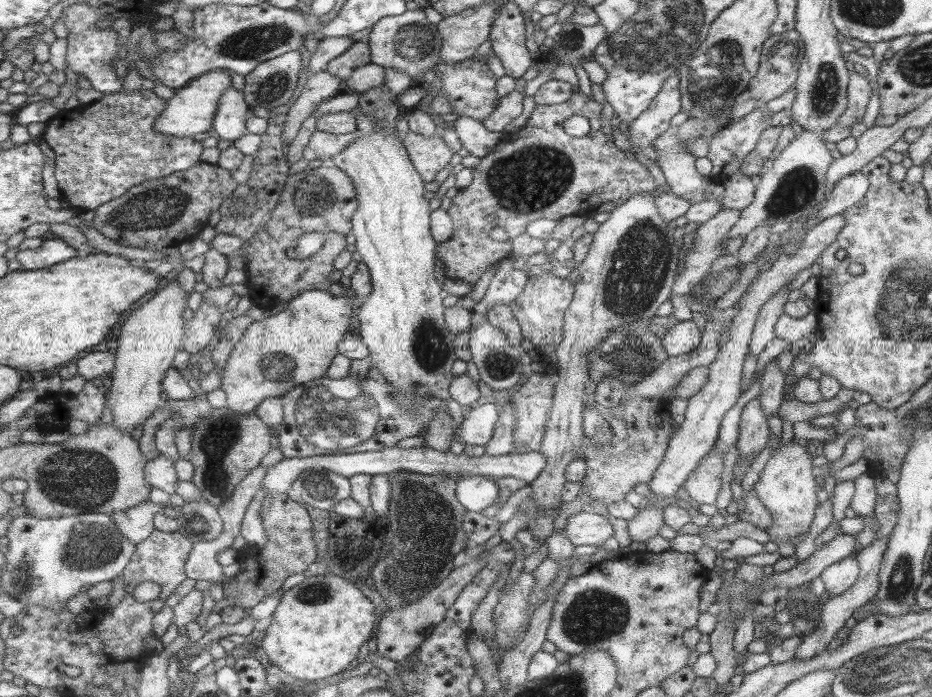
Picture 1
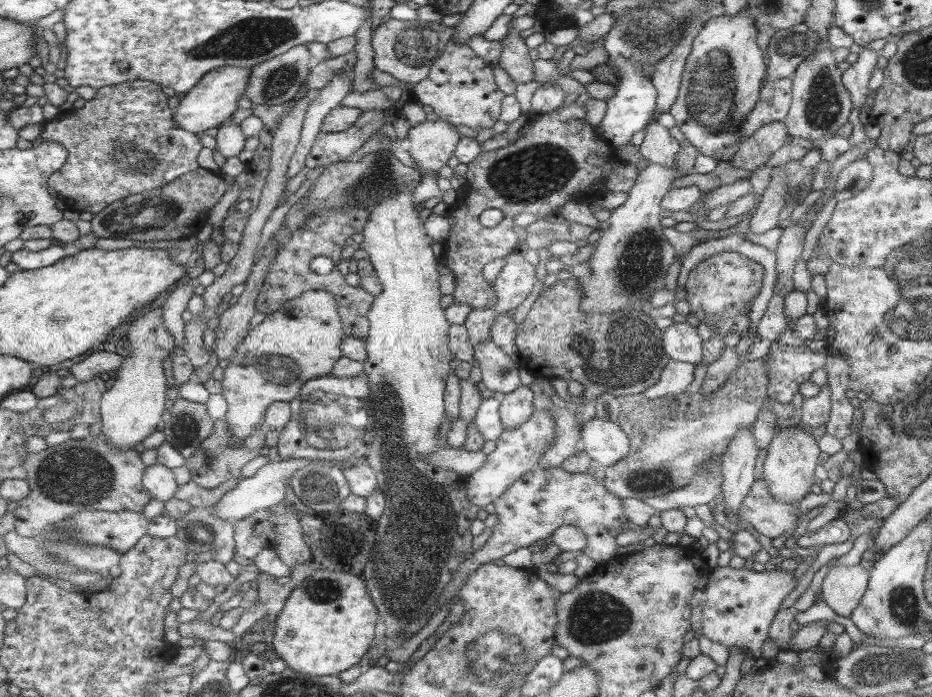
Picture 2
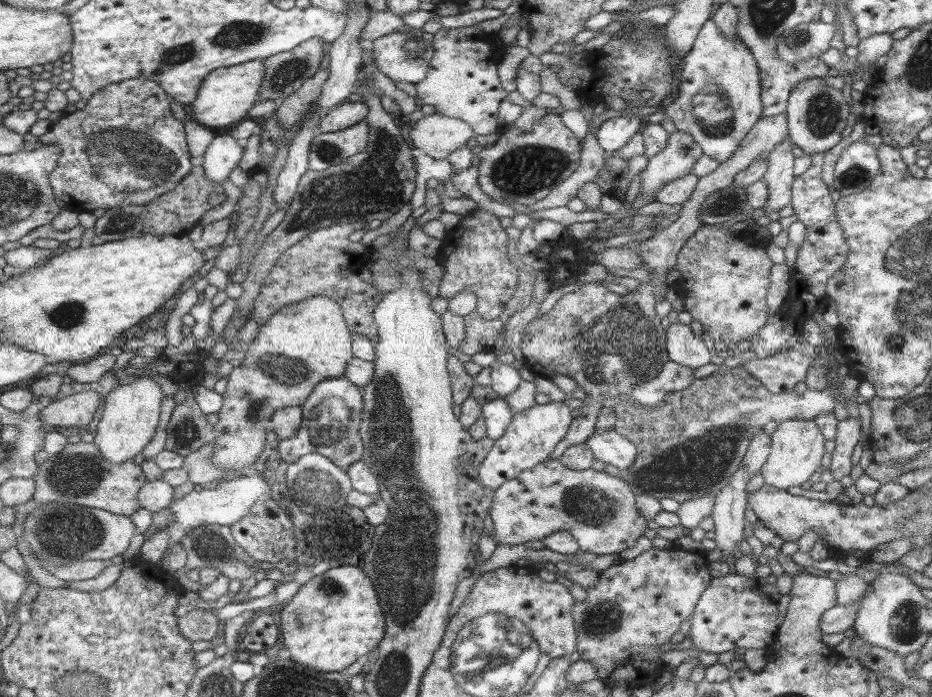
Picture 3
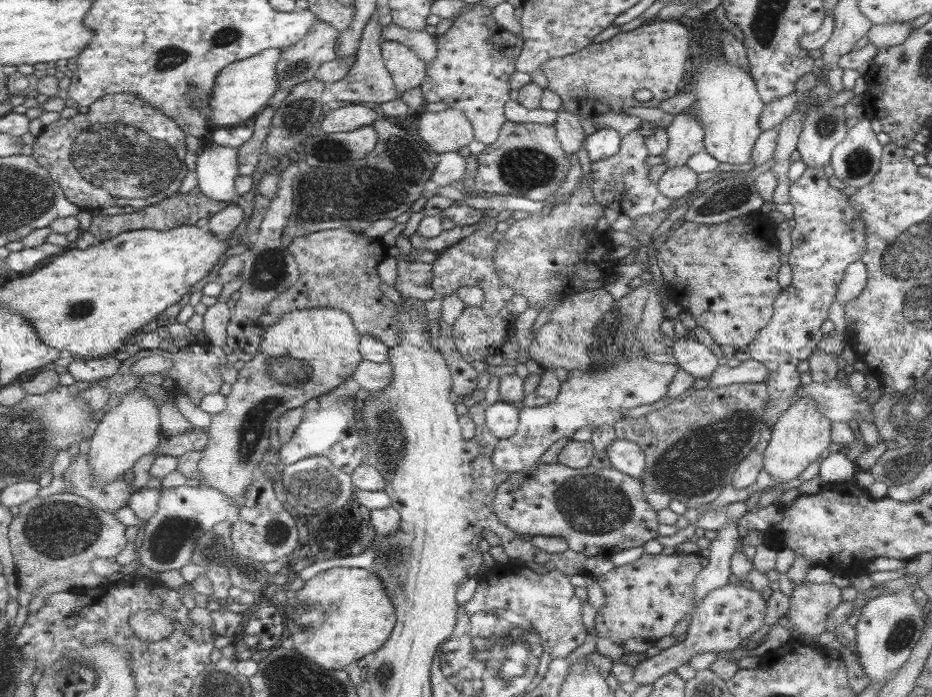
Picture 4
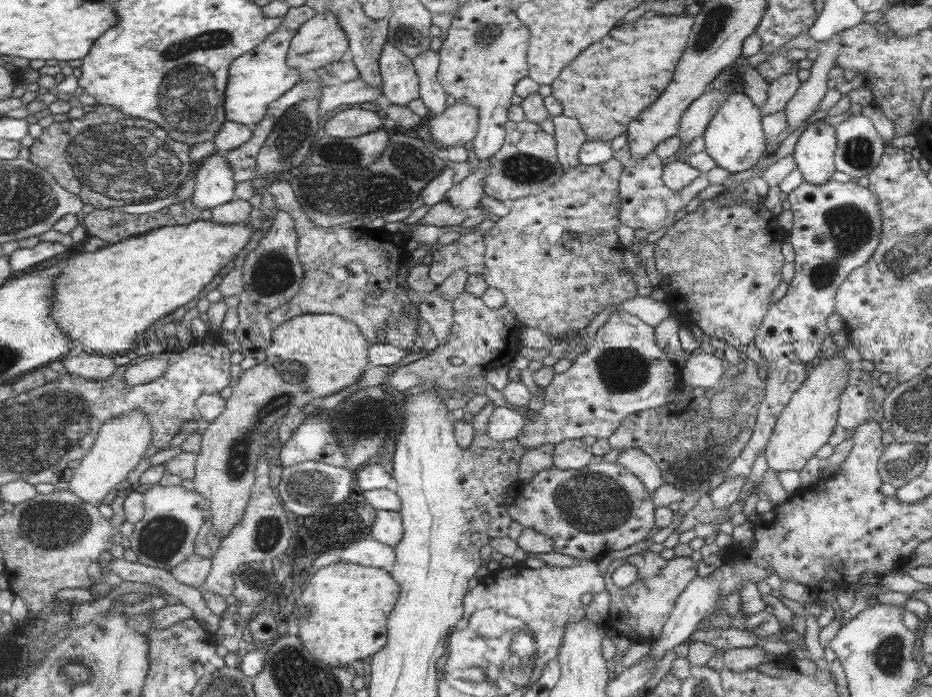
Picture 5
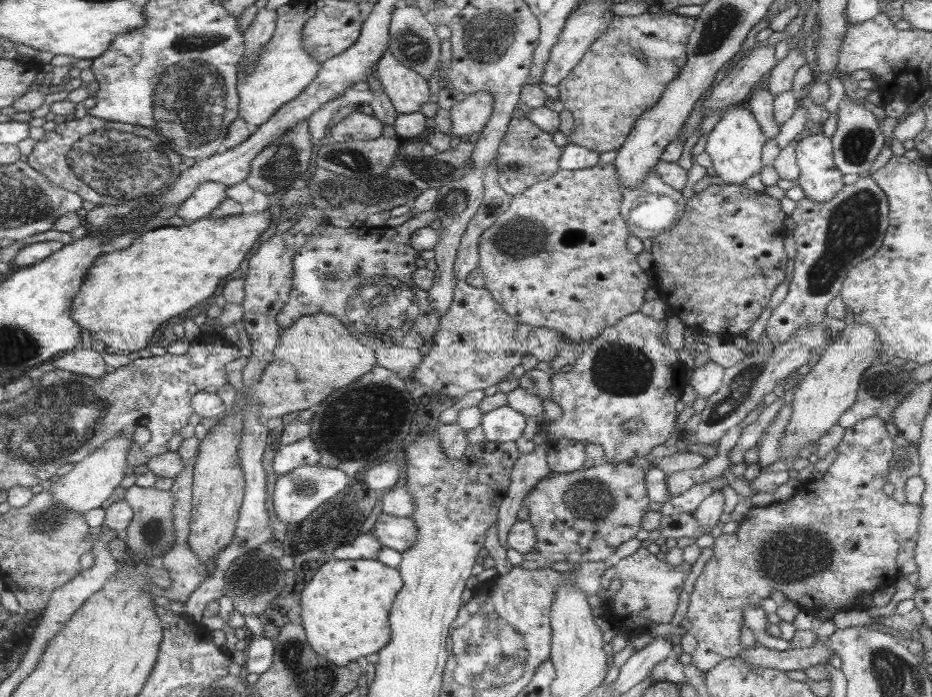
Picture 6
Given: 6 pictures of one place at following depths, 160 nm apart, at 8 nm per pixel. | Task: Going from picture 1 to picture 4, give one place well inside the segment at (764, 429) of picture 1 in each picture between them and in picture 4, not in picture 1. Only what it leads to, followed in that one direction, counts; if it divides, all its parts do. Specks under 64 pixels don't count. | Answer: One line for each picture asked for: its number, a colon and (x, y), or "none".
2: (740, 454)
3: (730, 504)
4: (715, 575)

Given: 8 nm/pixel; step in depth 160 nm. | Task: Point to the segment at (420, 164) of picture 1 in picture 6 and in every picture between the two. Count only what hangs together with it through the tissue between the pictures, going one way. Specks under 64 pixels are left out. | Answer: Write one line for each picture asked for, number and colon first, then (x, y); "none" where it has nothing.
2: (433, 143)
3: (438, 135)
4: (445, 131)
5: (459, 124)
6: (469, 116)

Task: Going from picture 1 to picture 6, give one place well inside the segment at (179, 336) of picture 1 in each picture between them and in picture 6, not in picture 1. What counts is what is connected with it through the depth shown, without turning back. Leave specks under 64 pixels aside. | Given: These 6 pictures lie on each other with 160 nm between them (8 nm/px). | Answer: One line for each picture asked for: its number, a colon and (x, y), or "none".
2: (131, 409)
3: (132, 413)
4: (131, 430)
5: (121, 444)
6: (91, 482)

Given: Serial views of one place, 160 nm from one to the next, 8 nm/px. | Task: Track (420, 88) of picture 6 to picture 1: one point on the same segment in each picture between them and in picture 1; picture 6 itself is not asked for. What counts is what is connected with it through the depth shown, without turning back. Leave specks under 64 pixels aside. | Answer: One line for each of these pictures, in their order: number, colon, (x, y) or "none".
1: (409, 42)
2: (407, 49)
3: (406, 56)
4: (408, 70)
5: (401, 83)

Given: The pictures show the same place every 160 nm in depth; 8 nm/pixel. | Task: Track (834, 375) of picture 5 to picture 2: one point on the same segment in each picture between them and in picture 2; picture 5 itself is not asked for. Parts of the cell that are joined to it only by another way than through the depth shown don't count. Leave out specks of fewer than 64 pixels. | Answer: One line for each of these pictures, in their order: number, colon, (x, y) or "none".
2: (790, 467)
3: (797, 448)
4: (801, 435)

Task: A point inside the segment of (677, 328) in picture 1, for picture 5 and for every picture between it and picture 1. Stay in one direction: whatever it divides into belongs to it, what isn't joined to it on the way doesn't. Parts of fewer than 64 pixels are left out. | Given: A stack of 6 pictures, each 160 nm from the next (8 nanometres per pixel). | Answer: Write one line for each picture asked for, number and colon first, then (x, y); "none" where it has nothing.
2: (682, 341)
3: (684, 347)
4: (694, 357)
5: (703, 369)

